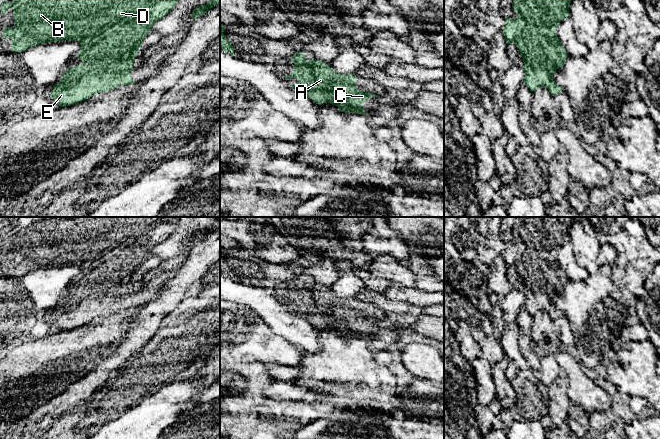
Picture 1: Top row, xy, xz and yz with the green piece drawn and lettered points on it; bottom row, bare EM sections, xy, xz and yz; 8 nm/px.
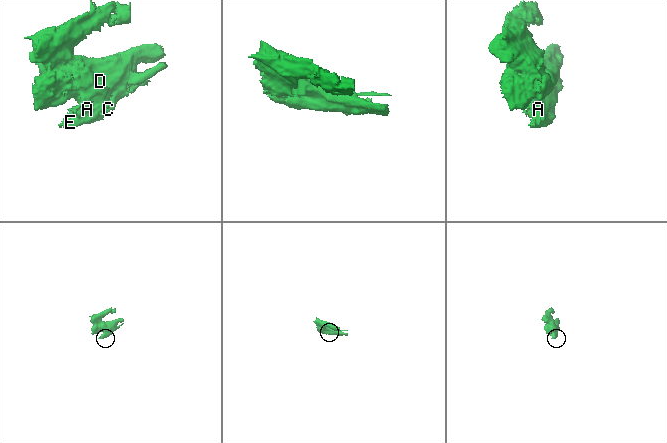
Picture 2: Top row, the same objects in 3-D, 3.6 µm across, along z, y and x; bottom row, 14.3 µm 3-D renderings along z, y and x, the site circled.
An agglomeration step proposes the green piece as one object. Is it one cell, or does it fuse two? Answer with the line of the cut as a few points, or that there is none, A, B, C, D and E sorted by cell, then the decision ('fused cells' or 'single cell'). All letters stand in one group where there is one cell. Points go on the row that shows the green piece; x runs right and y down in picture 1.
no cut; A B C D E; single cell

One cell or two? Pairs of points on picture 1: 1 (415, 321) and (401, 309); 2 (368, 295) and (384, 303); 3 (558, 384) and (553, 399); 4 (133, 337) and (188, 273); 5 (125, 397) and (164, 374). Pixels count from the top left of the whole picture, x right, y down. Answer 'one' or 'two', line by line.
1: two
2: one
3: one
4: one
5: one

